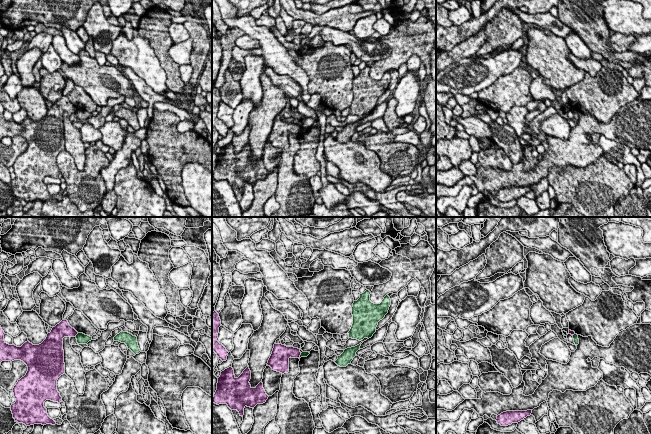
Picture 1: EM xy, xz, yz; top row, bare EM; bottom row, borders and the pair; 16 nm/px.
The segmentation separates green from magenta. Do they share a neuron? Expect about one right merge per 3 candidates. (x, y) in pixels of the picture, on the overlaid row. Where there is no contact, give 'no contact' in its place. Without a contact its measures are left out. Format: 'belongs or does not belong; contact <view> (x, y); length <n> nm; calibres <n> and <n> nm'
does not belong; contact xy (77, 334); length 70 nm; calibres 160 and 240 nm

